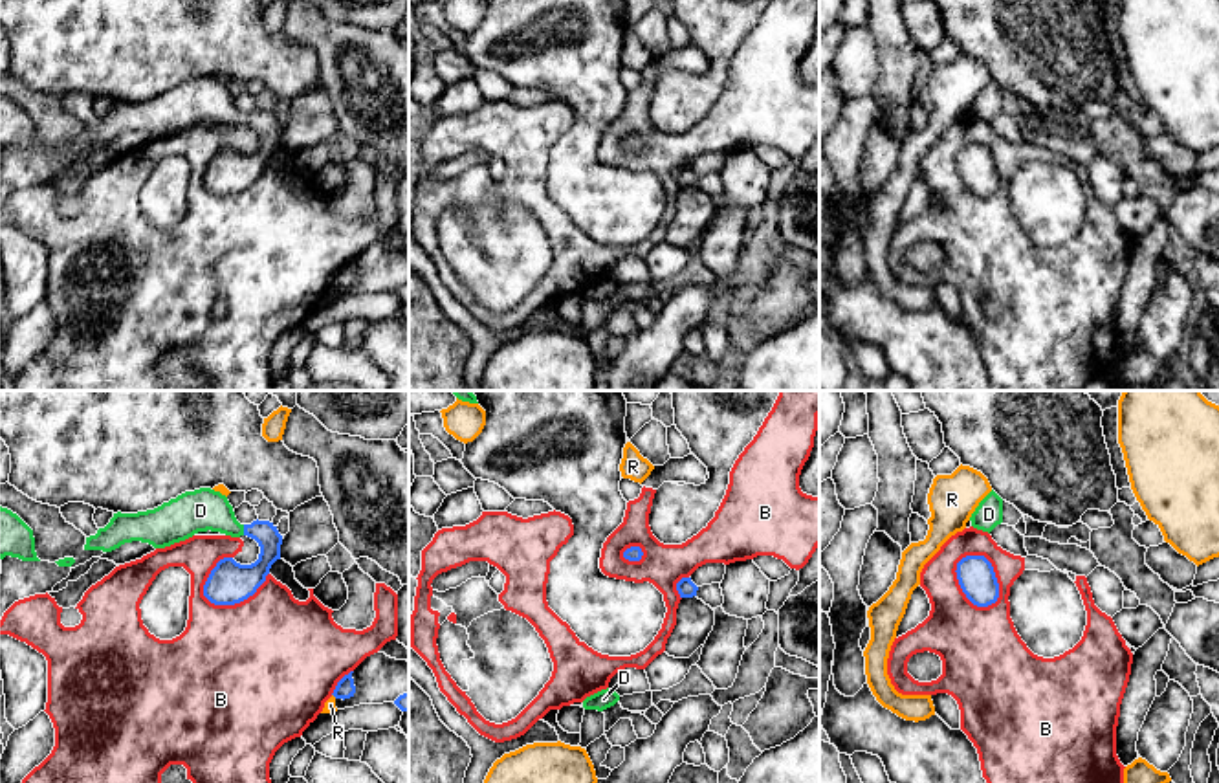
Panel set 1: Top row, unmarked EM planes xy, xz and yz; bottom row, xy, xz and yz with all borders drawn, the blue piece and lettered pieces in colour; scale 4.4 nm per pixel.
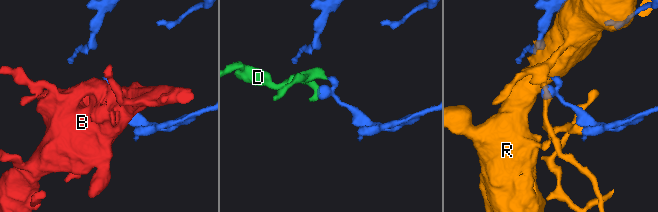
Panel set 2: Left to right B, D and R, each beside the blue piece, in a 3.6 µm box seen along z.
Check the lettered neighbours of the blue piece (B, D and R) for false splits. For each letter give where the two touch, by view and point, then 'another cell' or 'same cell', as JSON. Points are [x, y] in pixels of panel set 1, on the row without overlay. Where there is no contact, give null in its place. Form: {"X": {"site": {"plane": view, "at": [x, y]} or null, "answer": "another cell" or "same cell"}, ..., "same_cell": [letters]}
{"B": {"site": {"plane": "yz", "at": [959, 173]}, "answer": "another cell"}, "D": {"site": {"plane": "xy", "at": [244, 120]}, "answer": "same cell"}, "R": {"site": {"plane": "xy", "at": [334, 285]}, "answer": "another cell"}, "same_cell": ["D"]}

